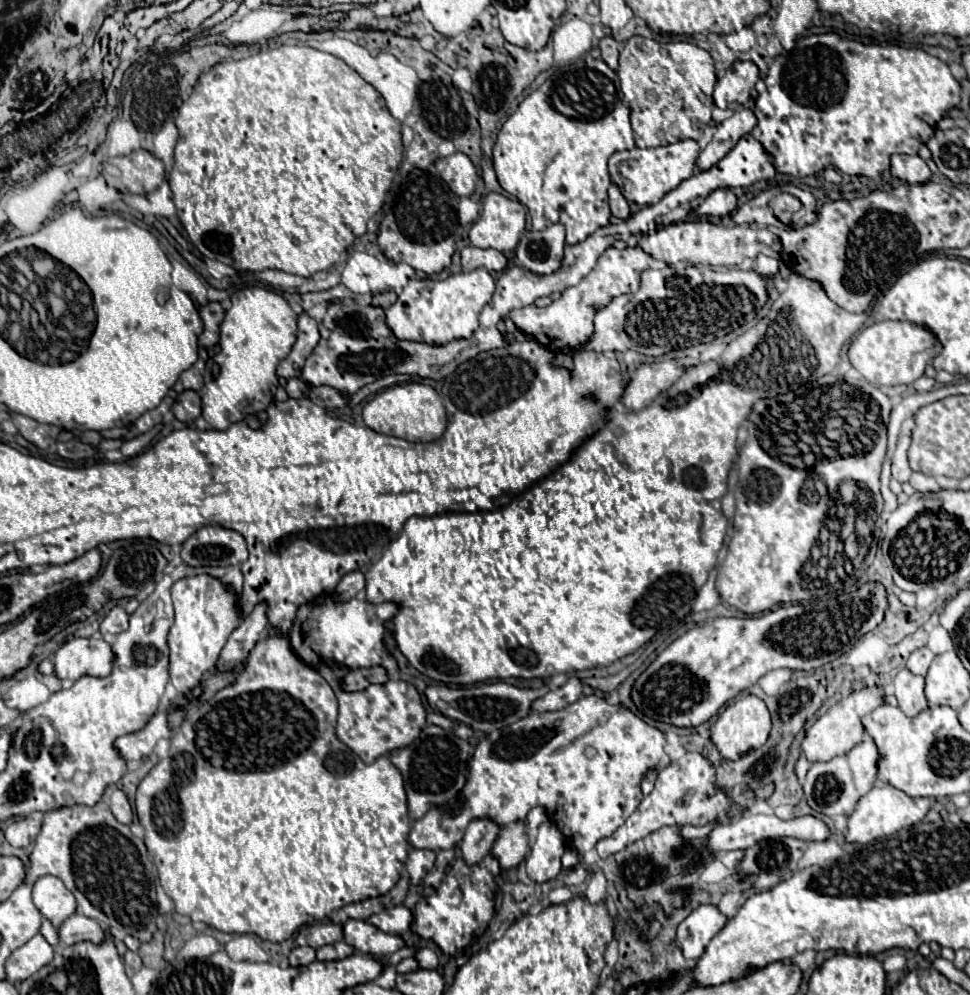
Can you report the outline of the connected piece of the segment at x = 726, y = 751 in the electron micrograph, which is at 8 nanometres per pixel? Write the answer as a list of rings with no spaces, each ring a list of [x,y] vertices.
[[[744,695],[744,697],[736,699],[734,703],[730,703],[718,715],[716,723],[710,727],[710,739],[724,759],[738,761],[750,749],[758,749],[766,743],[768,733],[770,733],[770,725],[772,725],[770,713],[768,713],[768,707],[764,705],[764,701],[758,699],[756,695]]]

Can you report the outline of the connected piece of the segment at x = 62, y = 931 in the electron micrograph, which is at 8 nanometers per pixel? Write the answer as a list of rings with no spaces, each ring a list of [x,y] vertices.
[[[70,915],[60,927],[58,937],[62,945],[74,945],[80,941],[102,941],[104,929],[98,921],[86,917],[86,915]]]

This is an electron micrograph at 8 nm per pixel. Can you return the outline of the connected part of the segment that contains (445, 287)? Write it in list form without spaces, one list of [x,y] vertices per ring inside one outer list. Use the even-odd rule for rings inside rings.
[[[486,269],[450,275],[442,281],[414,279],[410,281],[396,303],[386,309],[386,325],[398,339],[422,341],[428,345],[446,345],[454,339],[470,339],[478,329],[478,315],[494,295],[494,279]]]

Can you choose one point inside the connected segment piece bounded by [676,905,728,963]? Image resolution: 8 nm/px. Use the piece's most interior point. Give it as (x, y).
(694, 933)

